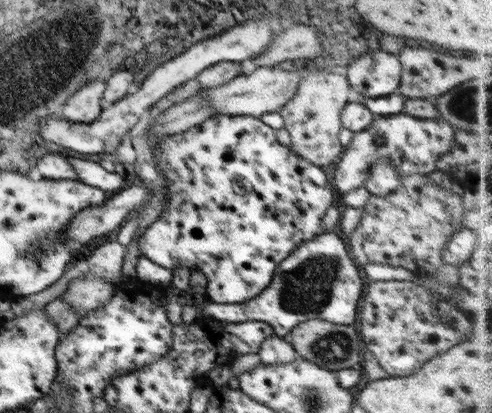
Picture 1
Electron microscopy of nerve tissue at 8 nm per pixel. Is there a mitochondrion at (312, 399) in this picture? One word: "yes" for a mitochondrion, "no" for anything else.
yes

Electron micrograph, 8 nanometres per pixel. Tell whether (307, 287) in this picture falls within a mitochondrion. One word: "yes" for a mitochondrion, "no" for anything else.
yes

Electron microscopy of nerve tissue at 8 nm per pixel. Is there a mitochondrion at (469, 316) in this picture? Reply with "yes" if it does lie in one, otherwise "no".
no

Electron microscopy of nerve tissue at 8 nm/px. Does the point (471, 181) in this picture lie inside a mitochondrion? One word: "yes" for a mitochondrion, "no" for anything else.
no

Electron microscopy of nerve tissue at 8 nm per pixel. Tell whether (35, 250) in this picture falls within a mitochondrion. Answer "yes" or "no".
yes

